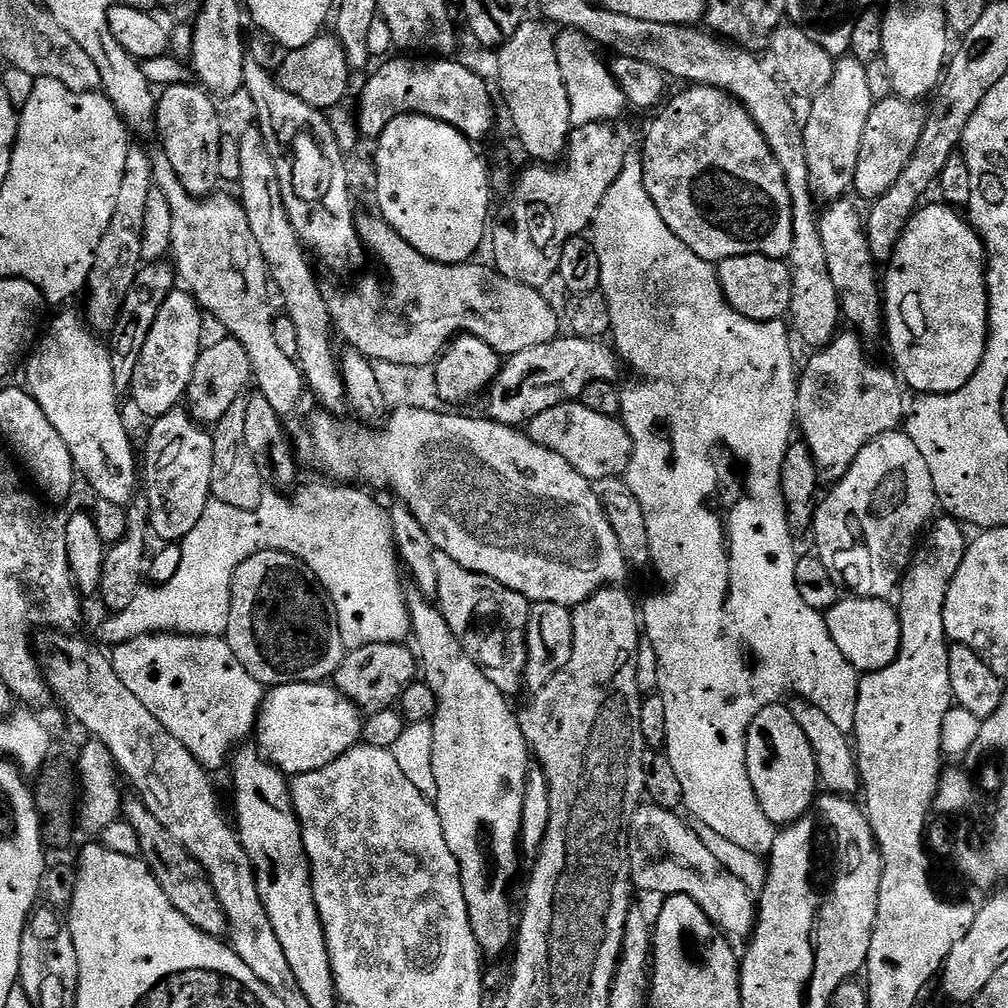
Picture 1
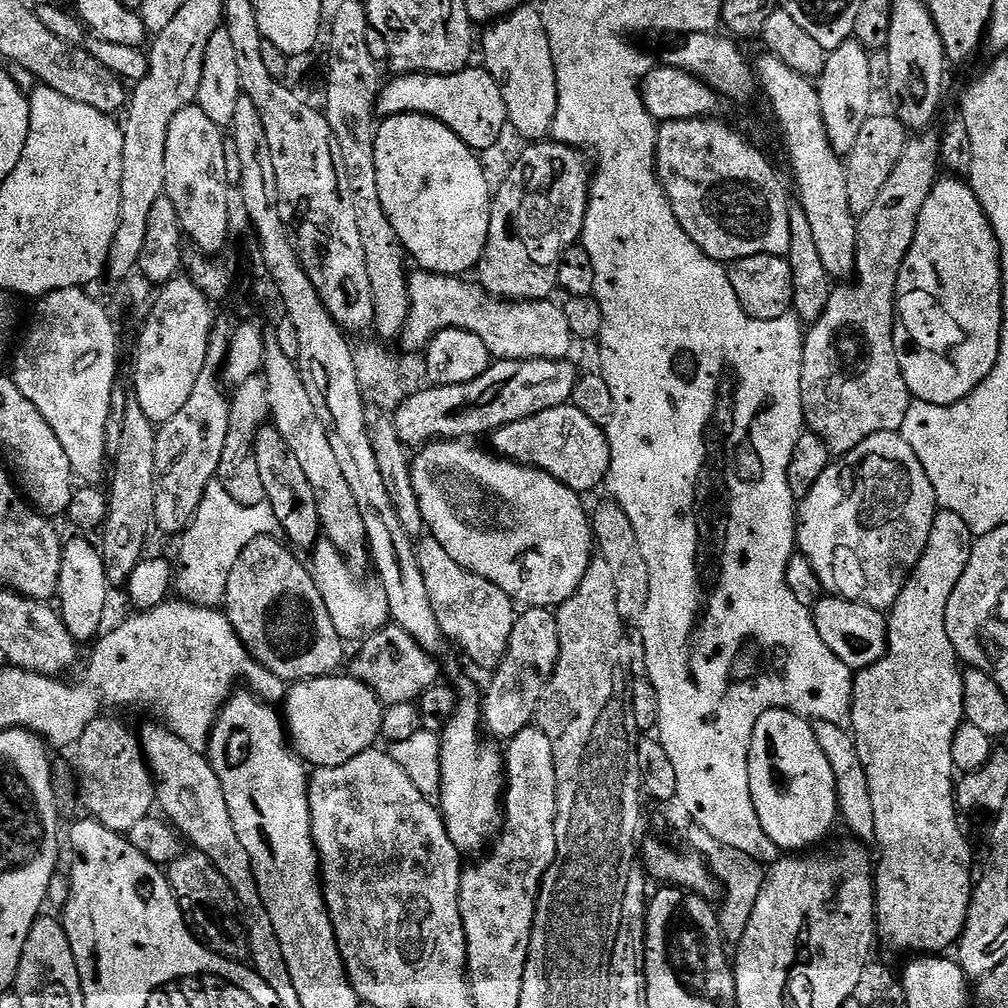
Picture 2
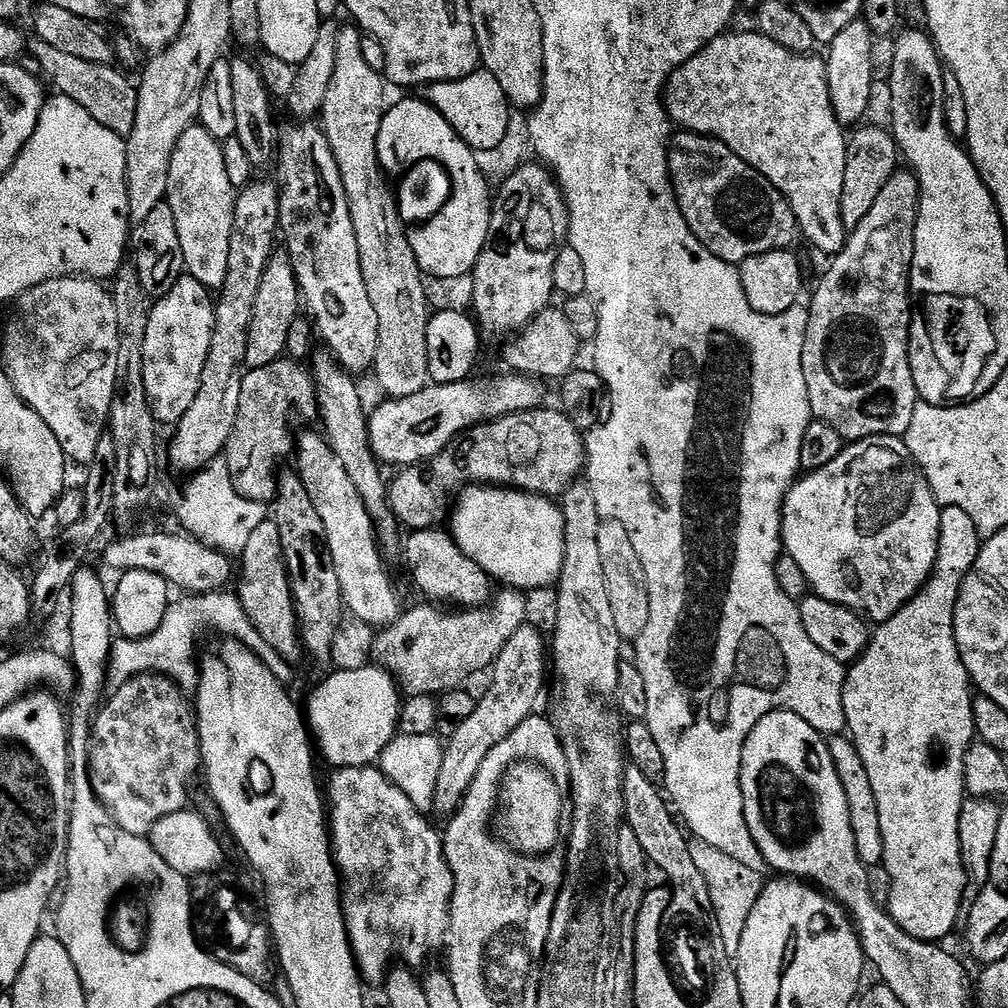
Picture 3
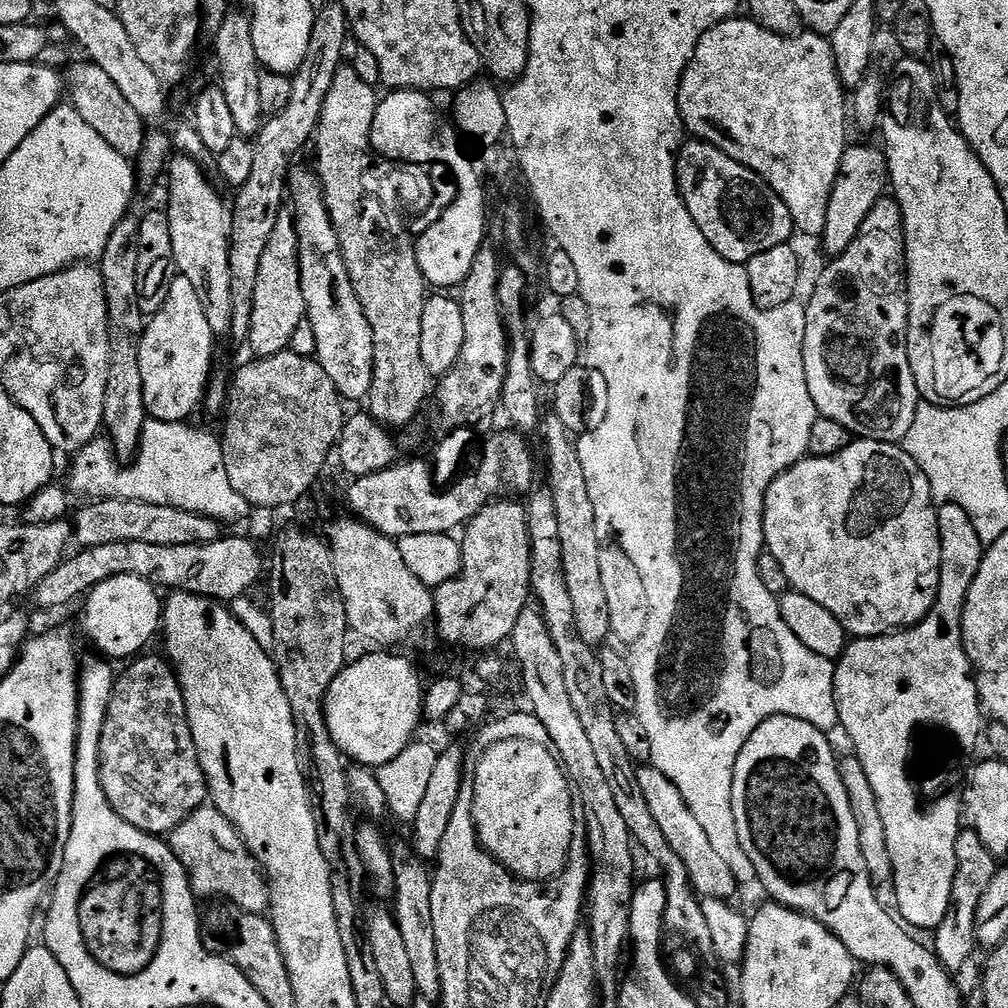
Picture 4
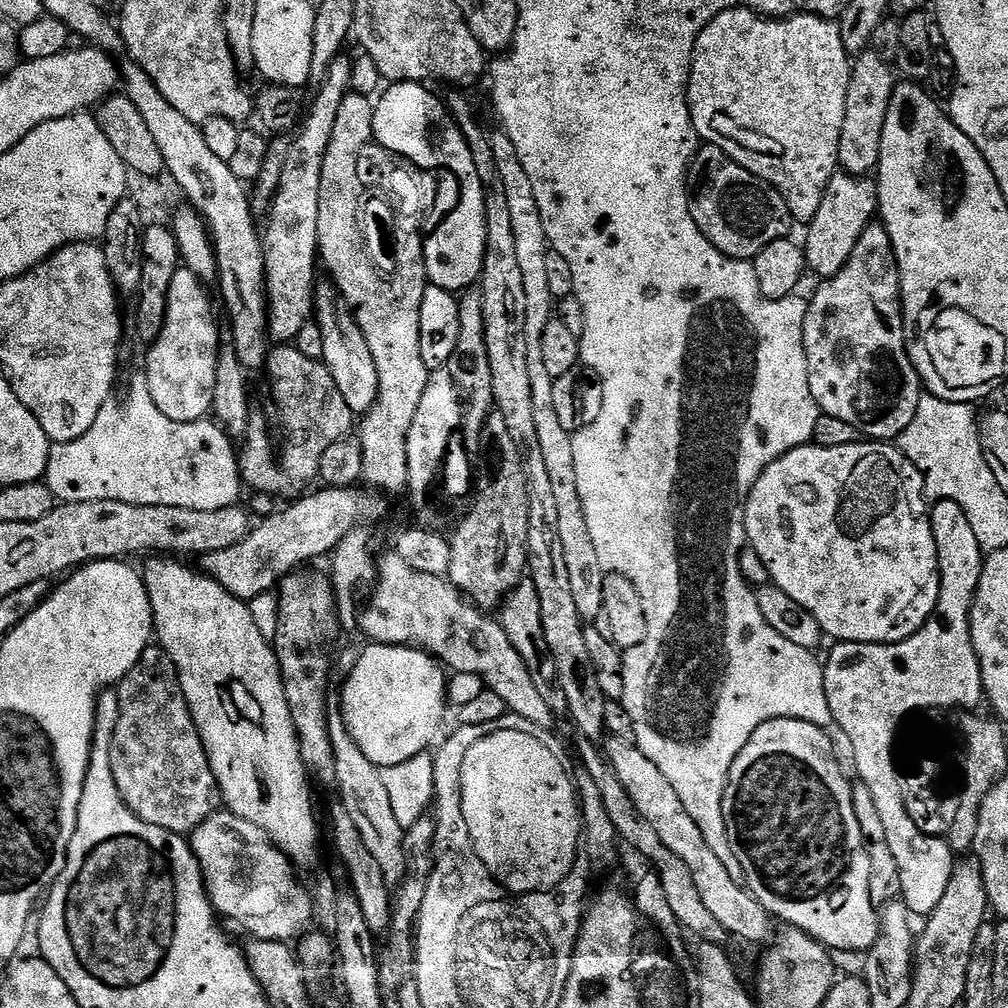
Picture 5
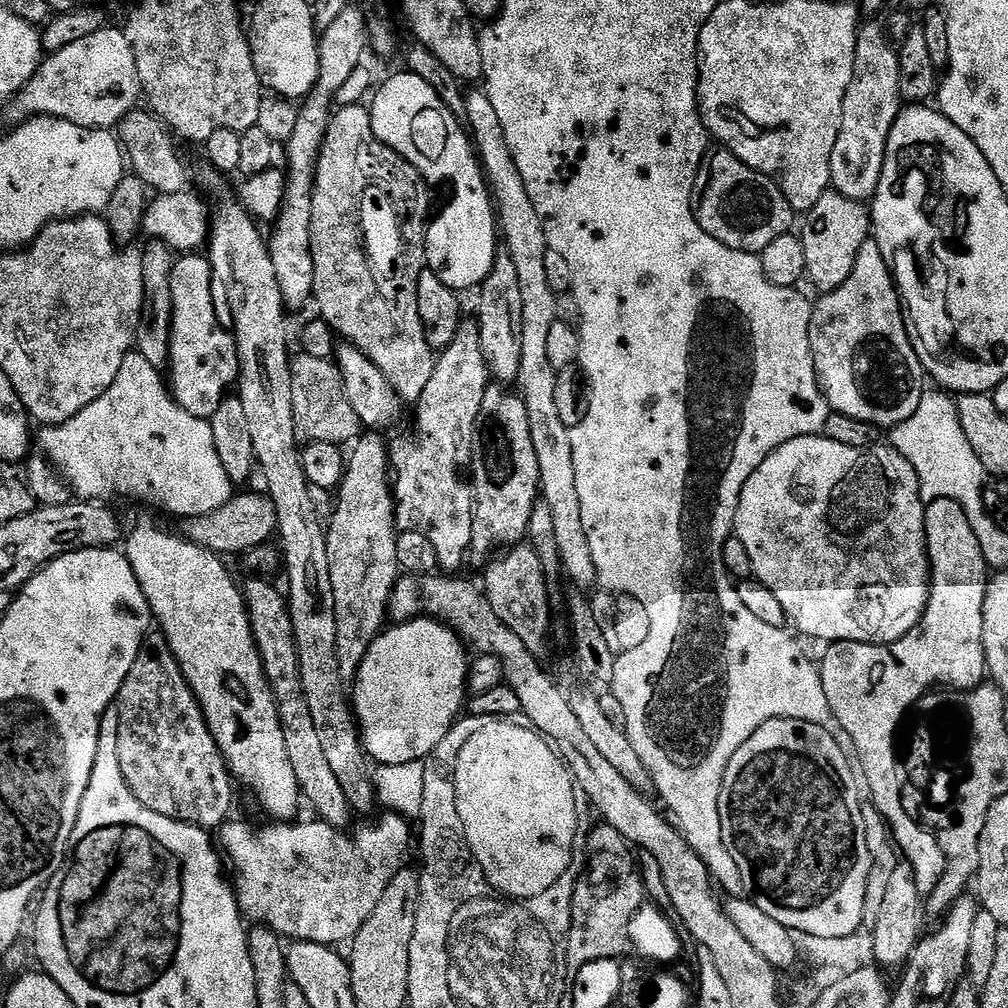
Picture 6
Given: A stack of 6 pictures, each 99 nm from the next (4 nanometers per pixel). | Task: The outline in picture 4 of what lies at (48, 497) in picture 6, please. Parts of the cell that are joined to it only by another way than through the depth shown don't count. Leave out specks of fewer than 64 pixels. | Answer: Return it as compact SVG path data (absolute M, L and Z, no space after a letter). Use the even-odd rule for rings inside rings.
M149 418L144 423L140 449L136 451L136 459L125 466L117 460L112 450L112 442L107 438L97 438L89 442L85 448L71 457L72 469L68 472L67 487L84 498L119 498L121 500L137 500L143 504L154 506L174 506L178 510L186 510L194 514L208 516L211 520L220 521L221 525L236 524L247 521L250 516L250 505L234 486L230 486L230 477L226 475L224 461L224 445L221 437L204 428L191 428L191 423L171 424Z

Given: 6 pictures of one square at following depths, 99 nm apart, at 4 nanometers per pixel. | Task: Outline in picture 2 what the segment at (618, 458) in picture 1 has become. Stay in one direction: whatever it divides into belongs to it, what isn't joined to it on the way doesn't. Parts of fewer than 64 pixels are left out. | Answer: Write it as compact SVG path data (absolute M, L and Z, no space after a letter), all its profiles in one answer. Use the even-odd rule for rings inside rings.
M570 402L502 426L491 433L490 440L495 455L525 467L540 468L581 494L601 487L607 479L610 464L607 433Z

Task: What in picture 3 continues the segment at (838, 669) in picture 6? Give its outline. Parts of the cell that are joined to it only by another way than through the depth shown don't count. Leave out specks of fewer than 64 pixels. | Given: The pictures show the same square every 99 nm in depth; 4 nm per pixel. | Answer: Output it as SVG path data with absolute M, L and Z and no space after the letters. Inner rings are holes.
M943 506L940 510L940 537L938 538L938 558L932 571L932 577L926 581L918 595L898 614L894 614L890 619L885 620L871 633L868 641L868 649L853 660L847 669L844 678L844 693L842 694L842 706L844 707L844 722L847 735L852 741L852 745L858 750L858 758L862 758L862 763L866 765L866 775L870 777L870 787L874 790L874 799L878 801L878 819L882 821L882 846L884 847L883 871L888 871L888 880L892 885L888 888L888 904L886 900L886 911L891 916L892 921L906 934L910 934L919 940L929 942L944 942L944 939L956 928L956 919L961 919L962 908L960 904L965 903L964 891L968 885L966 870L962 866L962 854L958 846L958 818L962 814L962 806L966 799L966 789L964 787L964 758L970 746L977 739L976 727L974 726L974 710L972 702L974 699L974 685L968 675L966 666L958 654L958 642L954 634L954 610L958 602L958 594L962 590L962 582L966 574L974 566L978 558L981 546L980 535L974 526L973 520L968 517L963 510L958 510L958 506ZM935 746L938 758L936 764L932 765L932 747Z

